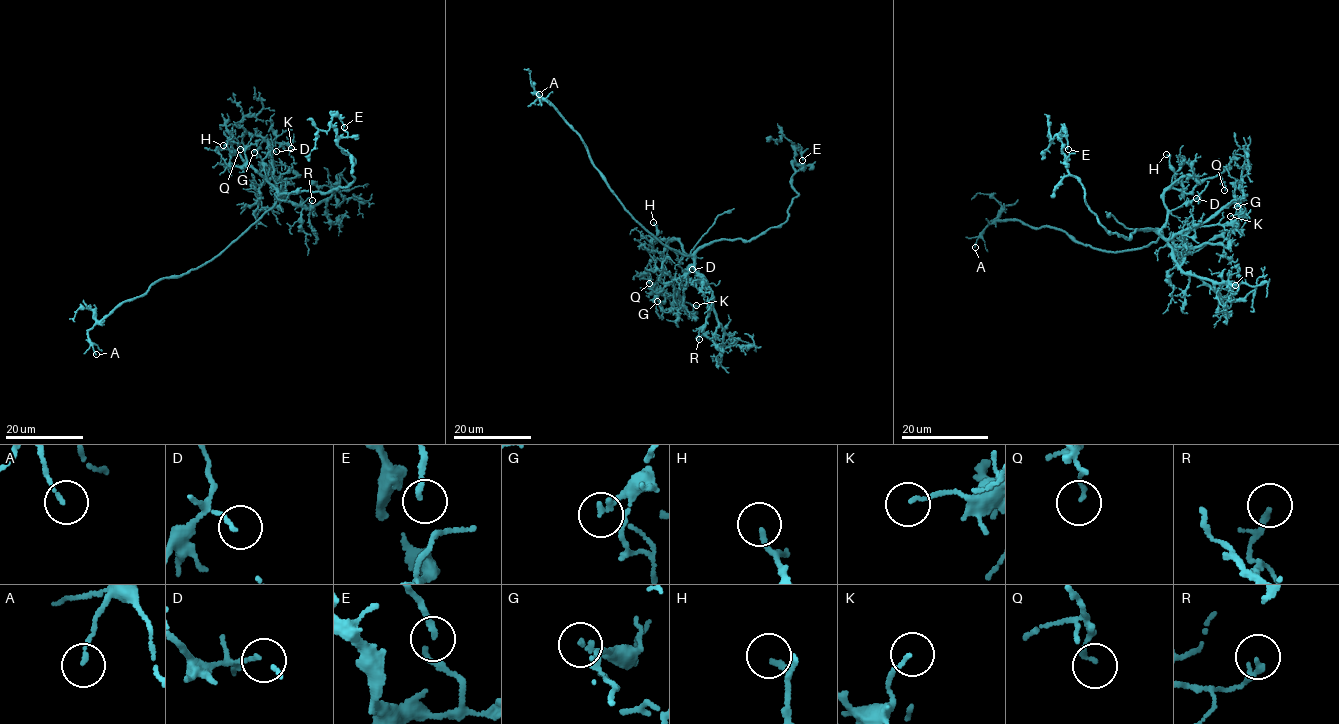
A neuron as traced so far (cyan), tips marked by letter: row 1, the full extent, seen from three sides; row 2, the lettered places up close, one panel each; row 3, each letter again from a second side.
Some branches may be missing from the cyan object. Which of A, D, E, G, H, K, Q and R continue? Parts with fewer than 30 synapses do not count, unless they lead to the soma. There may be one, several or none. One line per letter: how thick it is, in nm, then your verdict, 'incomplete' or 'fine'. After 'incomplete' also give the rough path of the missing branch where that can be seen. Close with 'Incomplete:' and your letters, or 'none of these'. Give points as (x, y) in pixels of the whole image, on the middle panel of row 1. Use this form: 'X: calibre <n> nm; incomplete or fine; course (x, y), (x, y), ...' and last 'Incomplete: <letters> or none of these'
A: calibre 120 nm; fine
D: calibre 120 nm; fine
E: calibre 120 nm; fine
G: calibre 170 nm; fine
H: calibre 120 nm; fine
K: calibre 110 nm; fine
Q: calibre 120 nm; fine
R: calibre 130 nm; fine
Incomplete: none of these

